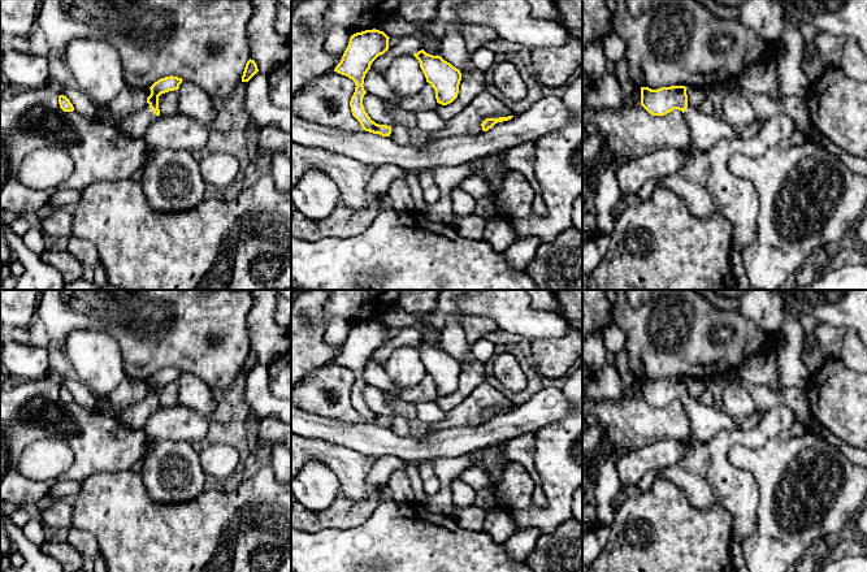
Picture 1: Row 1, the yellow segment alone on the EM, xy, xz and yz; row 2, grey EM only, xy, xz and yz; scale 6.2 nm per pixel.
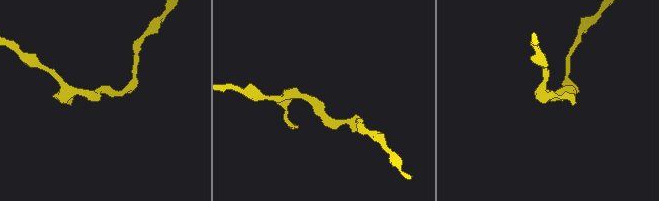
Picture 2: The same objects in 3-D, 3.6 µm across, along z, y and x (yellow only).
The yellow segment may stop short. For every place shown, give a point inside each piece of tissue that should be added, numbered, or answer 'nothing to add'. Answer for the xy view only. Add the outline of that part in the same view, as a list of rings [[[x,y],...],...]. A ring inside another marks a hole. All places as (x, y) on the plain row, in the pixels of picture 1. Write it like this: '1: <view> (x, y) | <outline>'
1: xy (134, 419) | [[[147,394],[134,408],[125,411],[121,416],[121,421],[131,430],[143,430],[148,416],[156,410],[157,407],[149,399]]]

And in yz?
1: yz (706, 421) | [[[688,394],[684,403],[692,426],[692,438],[708,442],[719,430],[740,430],[738,421],[714,407],[706,407]]]

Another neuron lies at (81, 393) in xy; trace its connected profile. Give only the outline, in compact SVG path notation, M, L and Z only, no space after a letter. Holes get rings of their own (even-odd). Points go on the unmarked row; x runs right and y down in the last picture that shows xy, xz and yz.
M58 378L60 386L66 387L74 398L74 402L91 410L99 411L97 396L79 378Z

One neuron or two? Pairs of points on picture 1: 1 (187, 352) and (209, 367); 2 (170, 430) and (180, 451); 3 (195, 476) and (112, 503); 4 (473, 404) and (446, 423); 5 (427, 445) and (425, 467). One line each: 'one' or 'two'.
1: one
2: two
3: two
4: one
5: two

